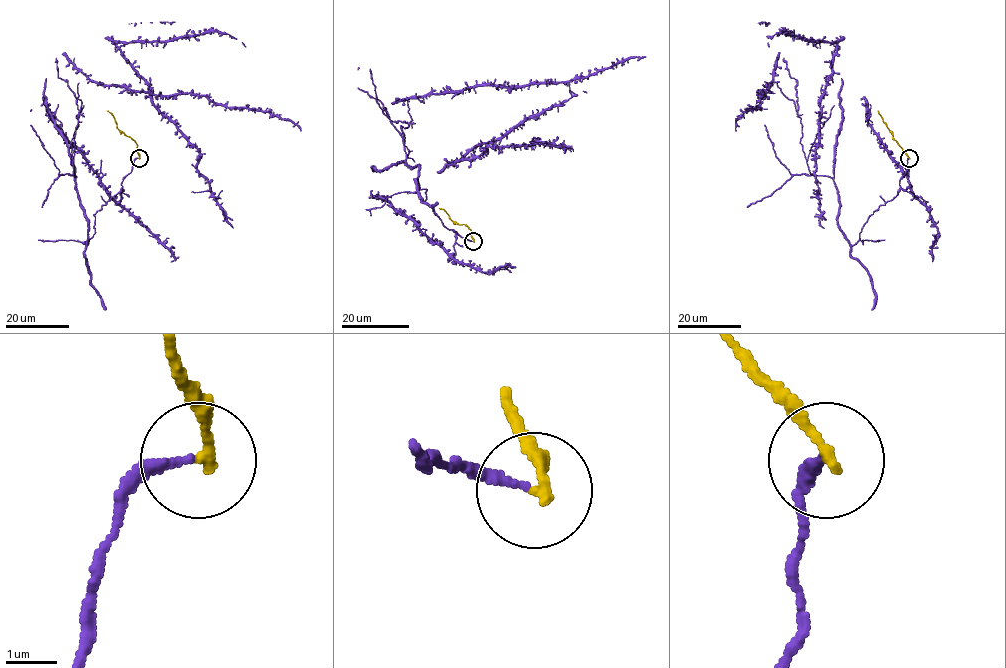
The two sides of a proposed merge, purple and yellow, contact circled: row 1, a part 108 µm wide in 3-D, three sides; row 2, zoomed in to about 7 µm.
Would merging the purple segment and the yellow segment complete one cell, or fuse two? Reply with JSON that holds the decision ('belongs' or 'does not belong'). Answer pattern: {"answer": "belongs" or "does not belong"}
{"answer": "does not belong"}

